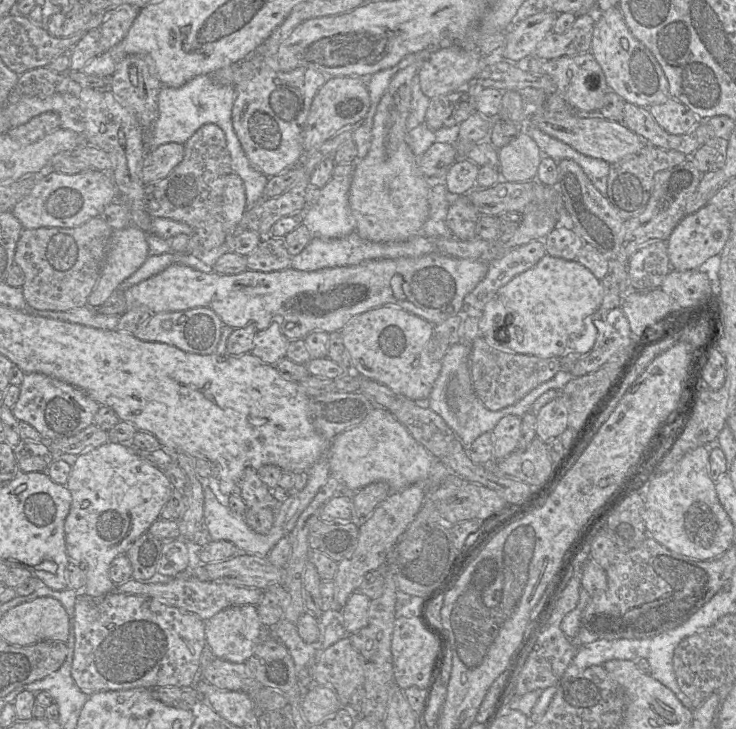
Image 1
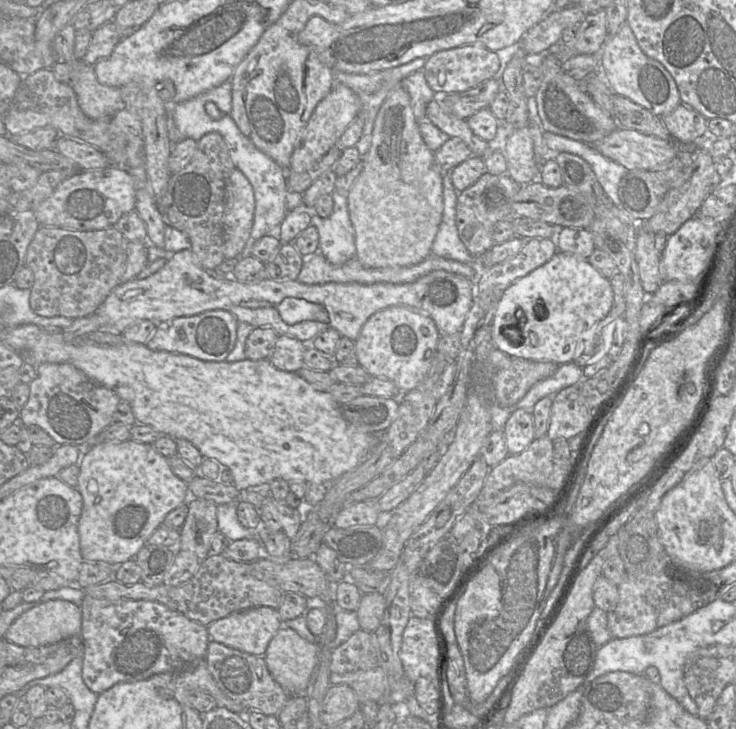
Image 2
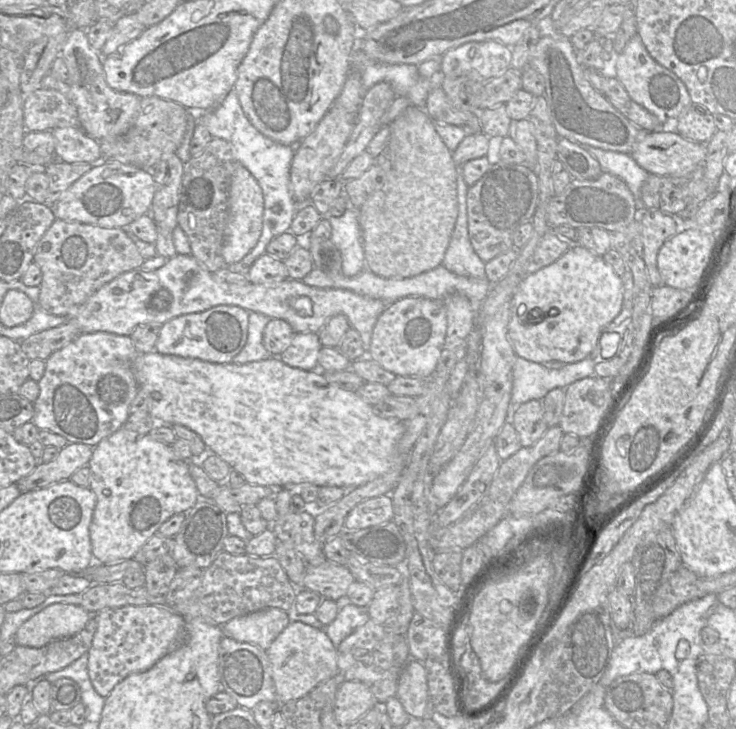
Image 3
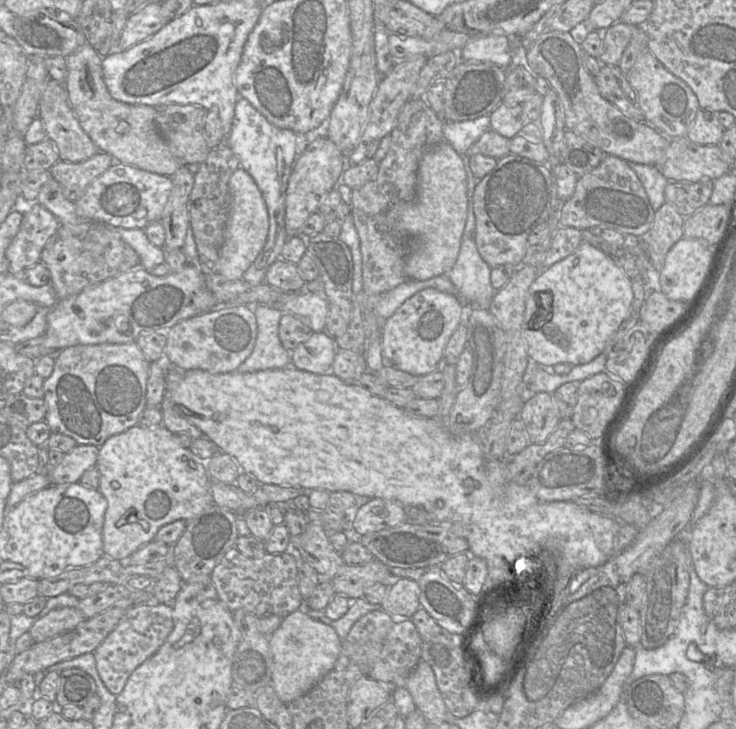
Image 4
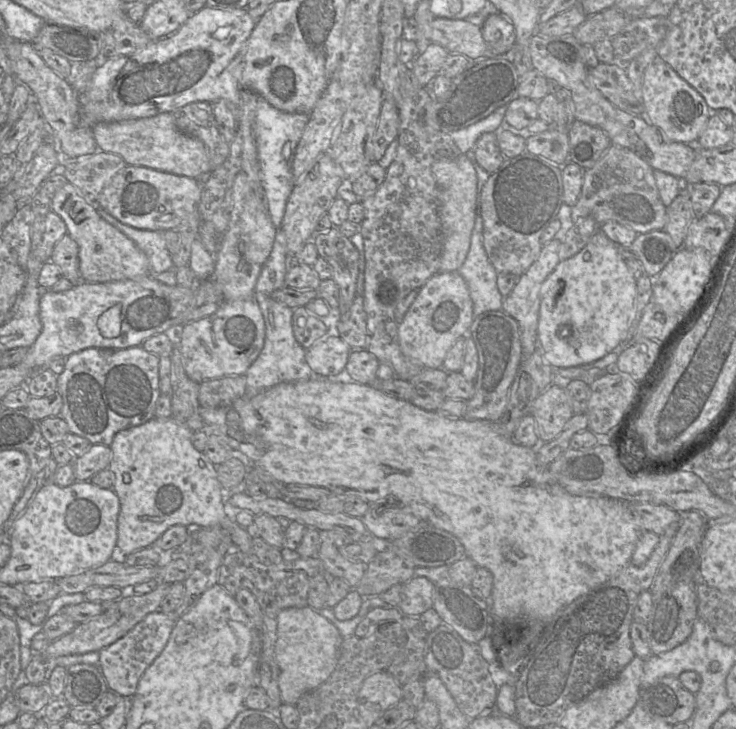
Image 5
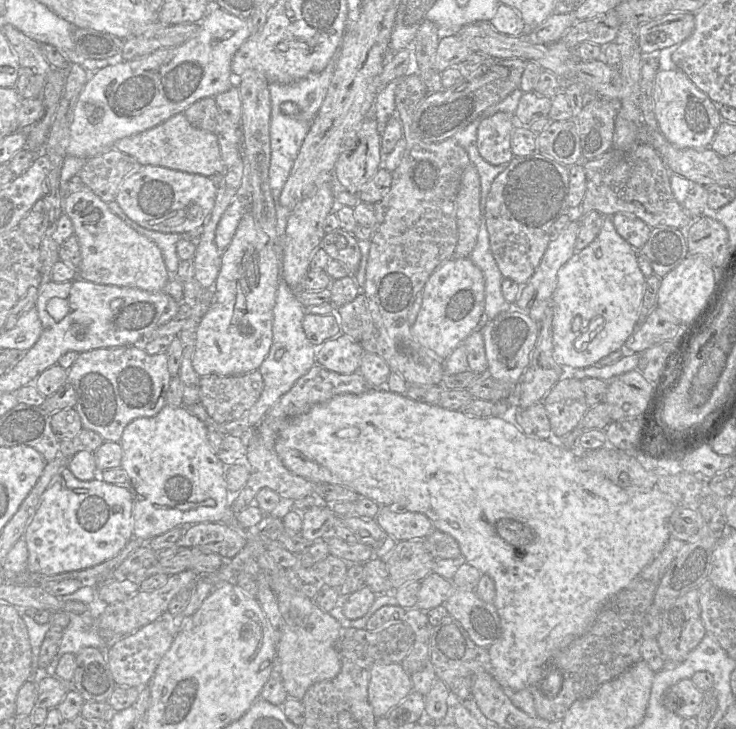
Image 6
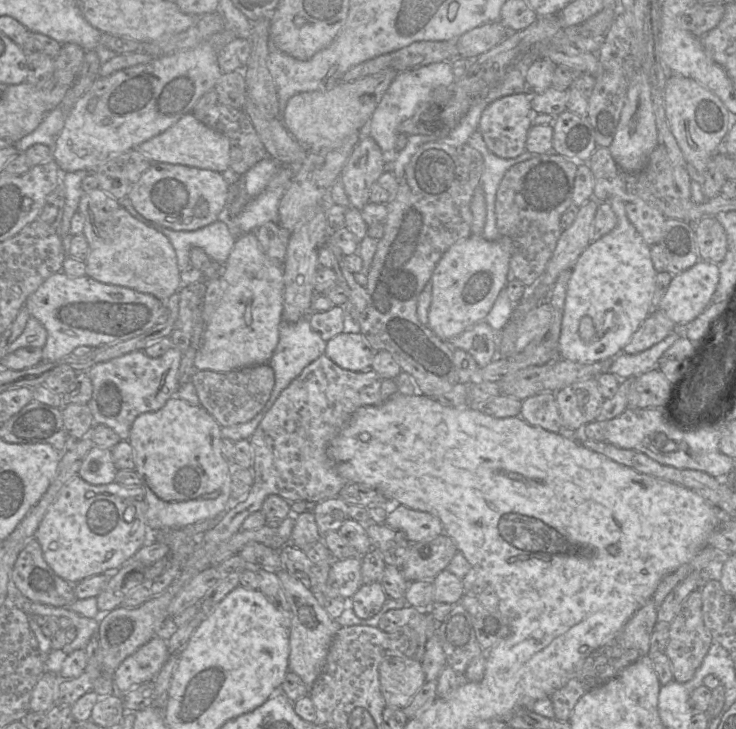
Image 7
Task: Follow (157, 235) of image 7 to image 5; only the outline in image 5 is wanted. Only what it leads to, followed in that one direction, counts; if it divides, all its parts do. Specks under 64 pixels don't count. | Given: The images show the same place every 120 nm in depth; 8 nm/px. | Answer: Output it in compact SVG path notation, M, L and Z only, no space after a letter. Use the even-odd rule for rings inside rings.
M71 183L65 184L53 195L51 209L63 219L67 233L79 247L79 267L83 282L137 280L152 275L146 254L105 221L97 208L86 201Z

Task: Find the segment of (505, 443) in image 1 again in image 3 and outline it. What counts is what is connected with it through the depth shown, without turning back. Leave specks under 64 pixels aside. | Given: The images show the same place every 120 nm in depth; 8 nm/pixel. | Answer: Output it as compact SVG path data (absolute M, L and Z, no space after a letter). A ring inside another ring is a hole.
M542 400L522 403L514 413L512 425L522 447L536 443L549 428L544 419Z

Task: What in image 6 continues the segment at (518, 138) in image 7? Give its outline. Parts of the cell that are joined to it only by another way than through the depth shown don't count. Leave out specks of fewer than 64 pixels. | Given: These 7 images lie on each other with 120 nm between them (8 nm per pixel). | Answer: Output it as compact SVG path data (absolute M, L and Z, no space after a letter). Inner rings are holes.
M497 112L481 121L475 144L484 160L492 165L501 165L514 158L511 135L516 124L514 114L506 112Z

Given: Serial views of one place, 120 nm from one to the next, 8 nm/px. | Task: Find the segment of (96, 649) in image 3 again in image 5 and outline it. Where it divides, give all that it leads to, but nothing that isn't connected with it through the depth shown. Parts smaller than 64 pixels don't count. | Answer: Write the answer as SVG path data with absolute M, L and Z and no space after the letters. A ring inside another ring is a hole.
M156 610L147 614L126 635L99 651L100 669L109 690L123 697L133 696L144 671L153 663L166 646L176 620L173 612Z

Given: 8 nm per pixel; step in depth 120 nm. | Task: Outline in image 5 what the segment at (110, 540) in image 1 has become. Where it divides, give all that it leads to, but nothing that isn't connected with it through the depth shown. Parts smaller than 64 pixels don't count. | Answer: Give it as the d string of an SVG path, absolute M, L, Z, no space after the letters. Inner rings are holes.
M172 416L153 417L115 434L109 446L113 457L108 469L115 474L112 489L120 501L116 547L126 557L153 545L168 528L177 524L189 529L221 527L230 534L238 550L253 554L253 538L226 514L216 467L193 446L192 435L192 430Z

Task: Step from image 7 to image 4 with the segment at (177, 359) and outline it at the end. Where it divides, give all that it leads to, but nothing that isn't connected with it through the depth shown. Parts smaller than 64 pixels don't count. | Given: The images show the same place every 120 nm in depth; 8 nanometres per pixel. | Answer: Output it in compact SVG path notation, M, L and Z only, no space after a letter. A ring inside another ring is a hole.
M135 342L126 344L78 344L59 350L55 355L53 372L48 378L44 380L43 383L43 400L46 405L46 416L43 421L48 424L52 433L61 433L67 435L73 438L77 444L93 445L96 447L102 446L109 437L122 433L139 423L142 413L147 408L146 391L150 365L150 362L147 361L144 354Z

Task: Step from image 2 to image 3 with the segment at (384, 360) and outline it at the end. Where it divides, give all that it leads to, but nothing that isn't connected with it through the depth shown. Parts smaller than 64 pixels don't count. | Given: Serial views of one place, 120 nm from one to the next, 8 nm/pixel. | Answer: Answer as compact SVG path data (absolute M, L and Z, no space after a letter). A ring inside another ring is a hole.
M405 297L387 305L379 315L371 334L368 355L396 376L426 378L435 369L446 334L443 301L423 297Z

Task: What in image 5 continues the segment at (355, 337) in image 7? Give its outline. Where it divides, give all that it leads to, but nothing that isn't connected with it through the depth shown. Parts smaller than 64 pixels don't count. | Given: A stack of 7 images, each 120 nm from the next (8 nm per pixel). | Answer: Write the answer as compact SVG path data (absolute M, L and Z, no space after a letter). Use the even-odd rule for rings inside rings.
M327 333L305 350L305 362L317 375L333 376L344 370L351 347Z

